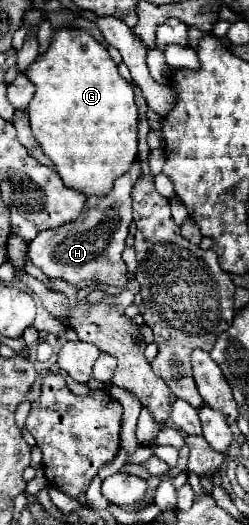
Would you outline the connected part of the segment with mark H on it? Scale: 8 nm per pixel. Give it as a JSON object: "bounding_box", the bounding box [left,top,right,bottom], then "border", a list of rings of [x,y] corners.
{"bounding_box":[27,161,139,289],"border":[[[139,161],[135,167],[119,177],[107,197],[89,197],[83,215],[75,223],[67,223],[63,227],[43,231],[37,235],[29,249],[27,257],[37,265],[49,279],[61,279],[75,287],[91,287],[95,283],[97,289],[119,289],[127,285],[127,267],[121,259],[125,249],[125,237],[131,217],[131,189],[135,179],[139,177]]]}

